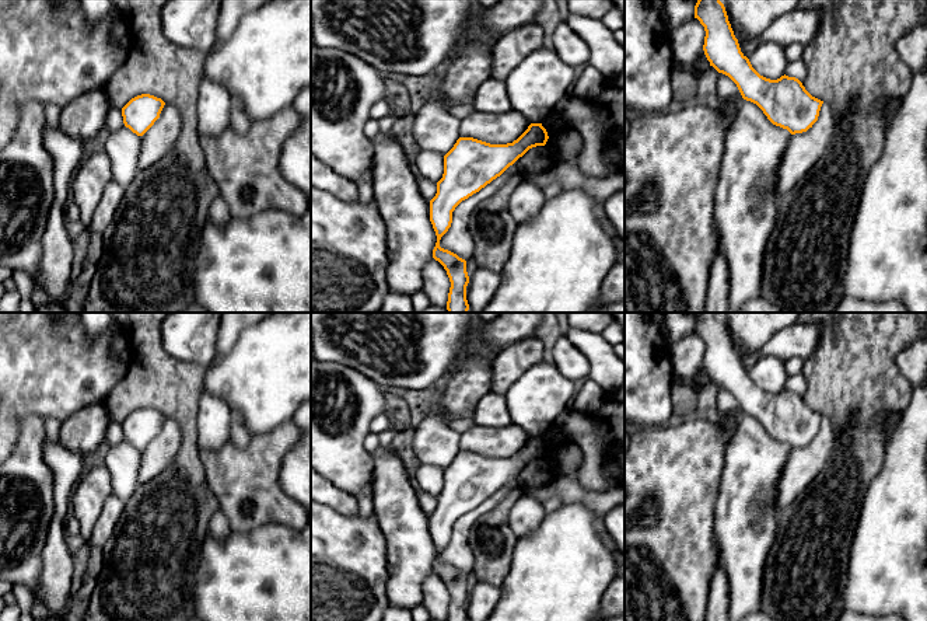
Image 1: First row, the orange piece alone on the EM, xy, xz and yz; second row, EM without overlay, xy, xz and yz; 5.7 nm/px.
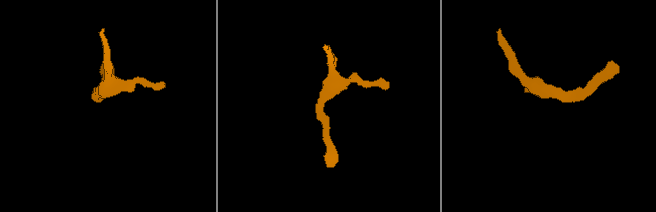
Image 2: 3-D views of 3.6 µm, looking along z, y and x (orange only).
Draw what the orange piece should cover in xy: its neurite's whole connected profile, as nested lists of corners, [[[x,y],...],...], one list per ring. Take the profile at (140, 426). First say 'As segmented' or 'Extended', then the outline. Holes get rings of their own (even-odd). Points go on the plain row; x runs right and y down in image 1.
As segmented. [[[150,408],[132,412],[123,422],[123,437],[137,450],[143,450],[160,432],[165,416]]]

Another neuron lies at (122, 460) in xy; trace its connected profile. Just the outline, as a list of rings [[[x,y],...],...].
[[[122,440],[111,446],[105,465],[111,474],[112,495],[126,502],[139,485],[140,450]]]

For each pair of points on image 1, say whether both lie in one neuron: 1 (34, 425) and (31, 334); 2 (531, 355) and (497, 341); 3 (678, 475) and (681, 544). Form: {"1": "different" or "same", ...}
{"1": "different", "2": "different", "3": "same"}

